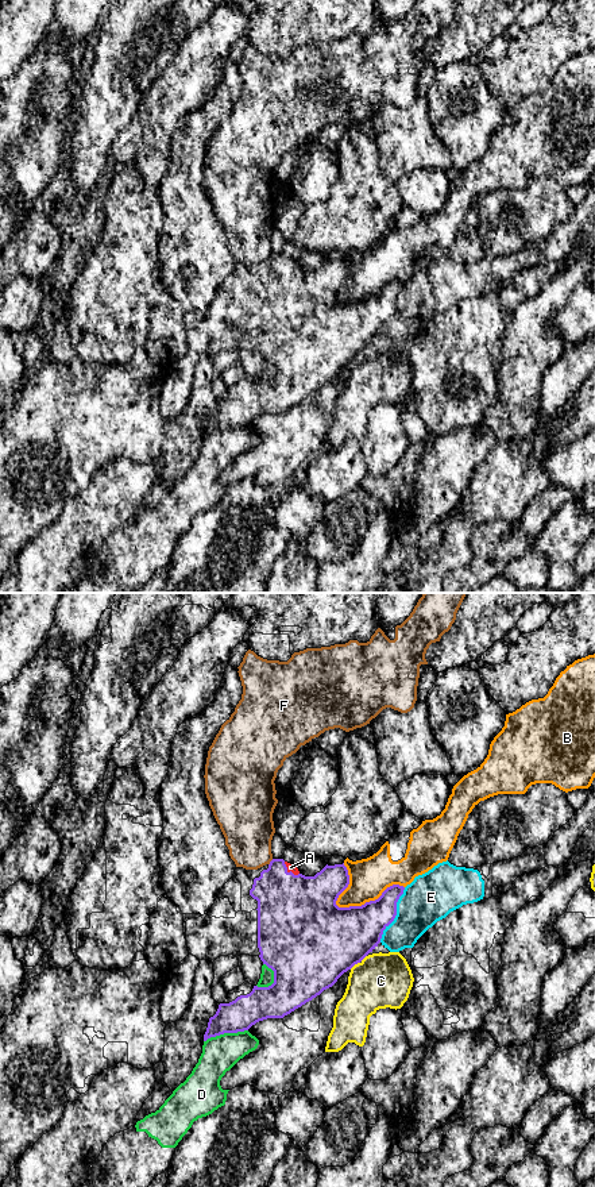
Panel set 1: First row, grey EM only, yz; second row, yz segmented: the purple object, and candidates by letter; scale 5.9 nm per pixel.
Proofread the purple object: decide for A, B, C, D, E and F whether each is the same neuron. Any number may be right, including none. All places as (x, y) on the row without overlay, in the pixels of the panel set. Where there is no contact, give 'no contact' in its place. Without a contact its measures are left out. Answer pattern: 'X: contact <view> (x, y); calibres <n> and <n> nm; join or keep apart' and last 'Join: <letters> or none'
A: contact yz (290, 266); calibres 440 and 50 nm; join
B: contact yz (370, 296); calibres 340 and 240 nm; keep apart
C: contact yz (358, 357); calibres 460 and 320 nm; keep apart
D: contact yz (225, 427); calibres 190 and 220 nm; keep apart
E: contact yz (395, 309); calibres 280 and 300 nm; keep apart
F: contact yz (270, 257); calibres 340 and 300 nm; keep apart
Join: A

